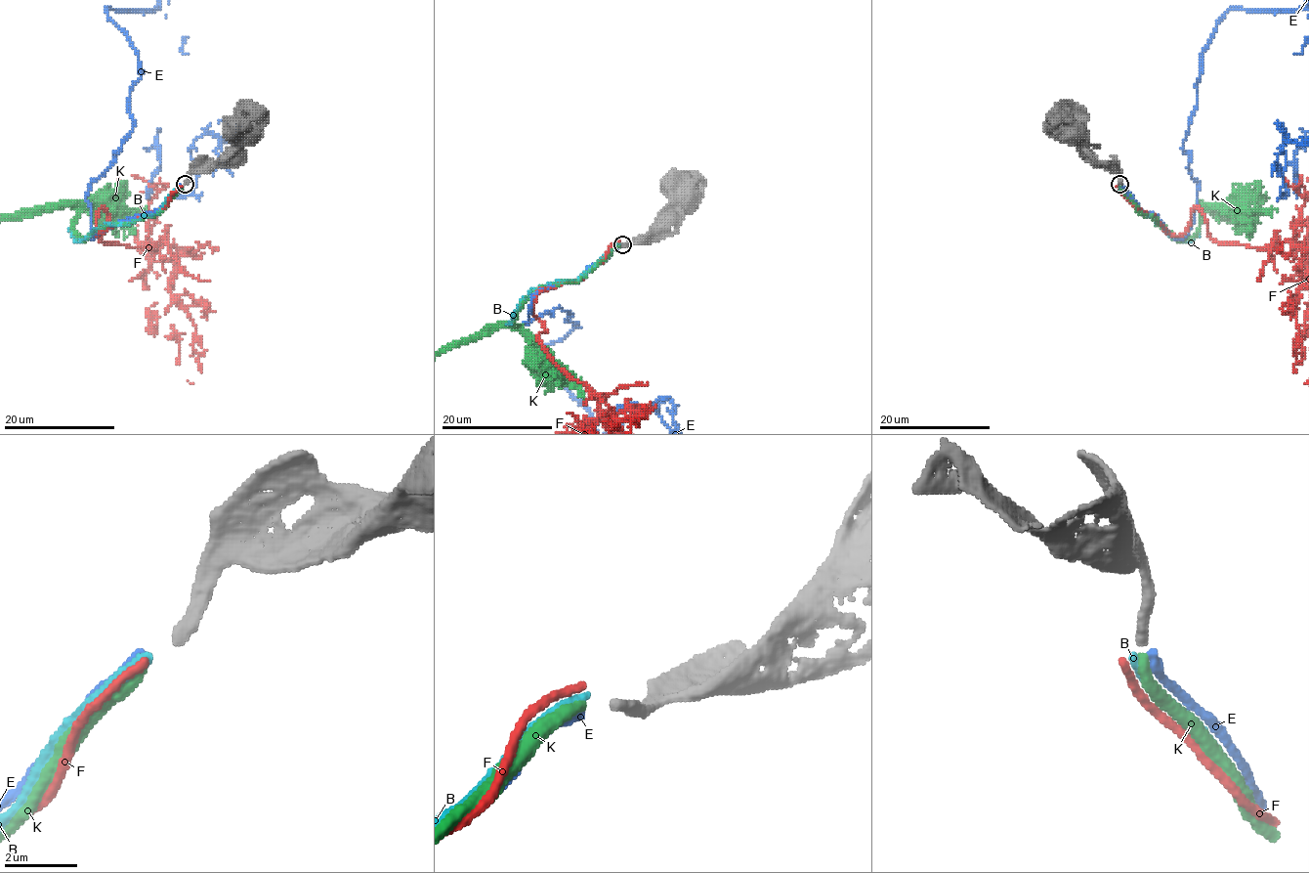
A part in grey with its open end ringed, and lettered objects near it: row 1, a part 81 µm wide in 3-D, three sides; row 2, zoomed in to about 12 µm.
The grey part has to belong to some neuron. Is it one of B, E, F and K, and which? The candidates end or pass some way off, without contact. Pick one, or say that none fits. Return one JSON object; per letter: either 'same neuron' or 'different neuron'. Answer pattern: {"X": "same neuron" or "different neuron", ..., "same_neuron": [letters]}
{"B": "different neuron", "E": "different neuron", "F": "different neuron", "K": "same neuron", "same_neuron": ["K"]}

